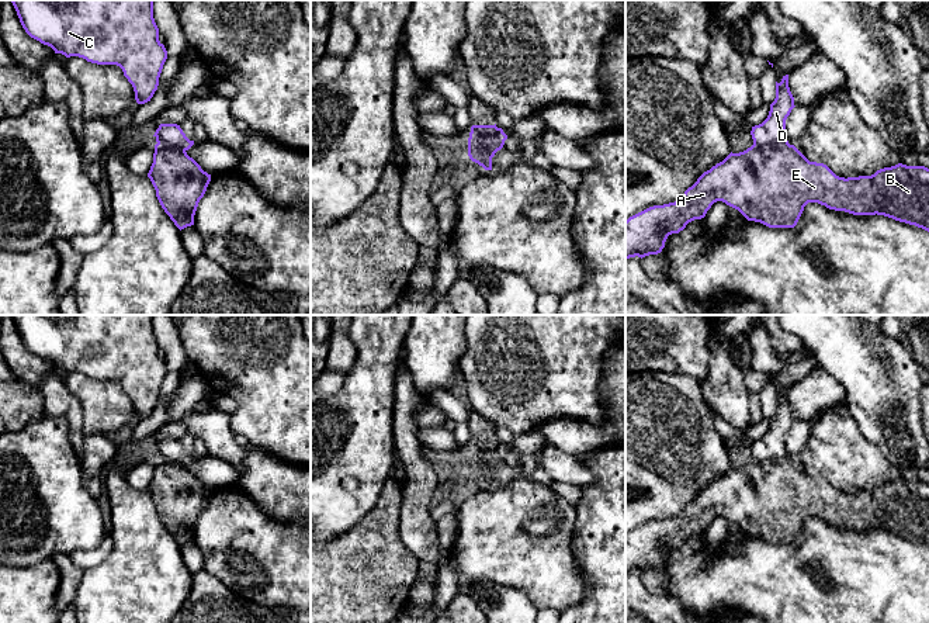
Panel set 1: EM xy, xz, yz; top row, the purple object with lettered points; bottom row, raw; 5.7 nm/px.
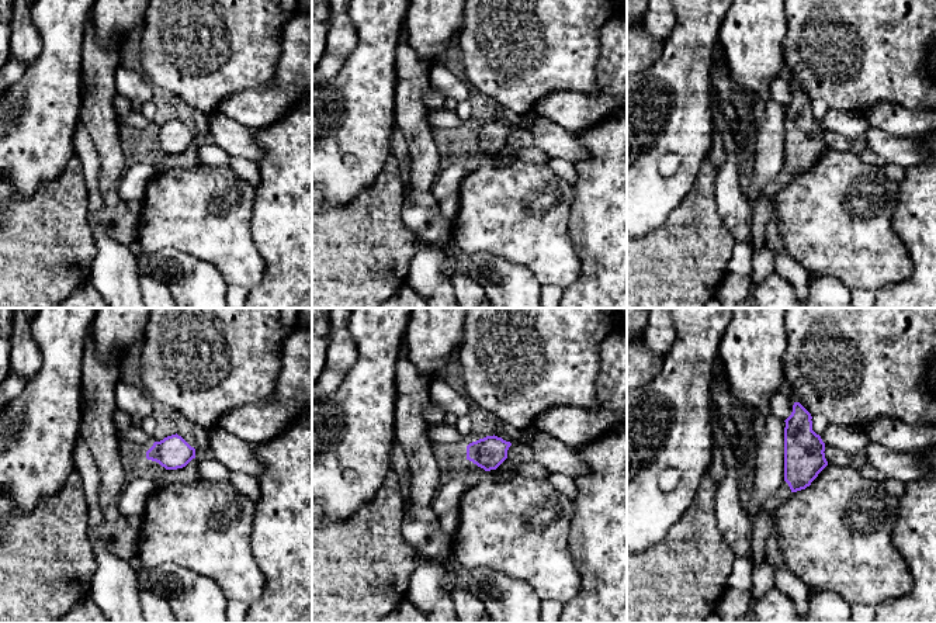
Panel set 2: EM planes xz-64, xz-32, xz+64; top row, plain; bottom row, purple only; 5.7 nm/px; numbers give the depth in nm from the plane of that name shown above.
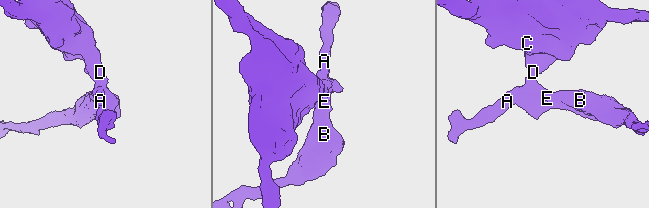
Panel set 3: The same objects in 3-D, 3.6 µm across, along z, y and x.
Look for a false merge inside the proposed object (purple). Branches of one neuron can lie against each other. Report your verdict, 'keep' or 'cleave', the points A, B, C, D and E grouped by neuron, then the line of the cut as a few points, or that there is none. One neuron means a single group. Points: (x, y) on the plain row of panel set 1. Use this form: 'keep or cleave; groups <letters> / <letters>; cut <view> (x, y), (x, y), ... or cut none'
cleave; groups A B E / C D; cut xz (498, 443), (491, 450), (491, 459), (482, 467), (486, 473)

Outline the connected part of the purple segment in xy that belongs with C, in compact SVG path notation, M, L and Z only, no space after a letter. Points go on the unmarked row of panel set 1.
M11 315L17 330L20 333L20 338L25 347L39 356L44 360L51 361L55 368L62 368L66 373L70 371L79 371L86 374L87 377L97 378L97 380L117 380L122 384L124 391L128 394L128 397L132 399L135 406L135 415L138 419L145 419L150 416L155 406L159 401L159 392L163 384L163 380L167 374L167 366L164 360L159 356L159 343L153 333L153 315Z

